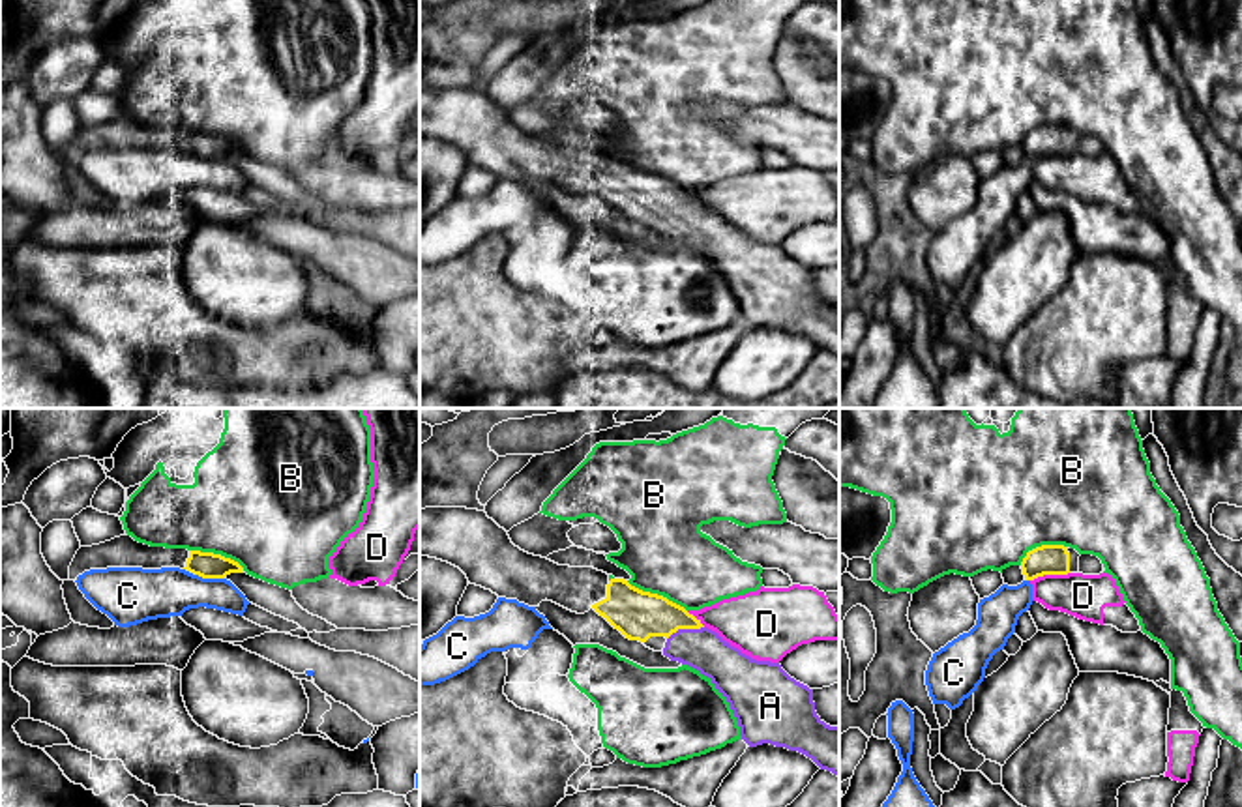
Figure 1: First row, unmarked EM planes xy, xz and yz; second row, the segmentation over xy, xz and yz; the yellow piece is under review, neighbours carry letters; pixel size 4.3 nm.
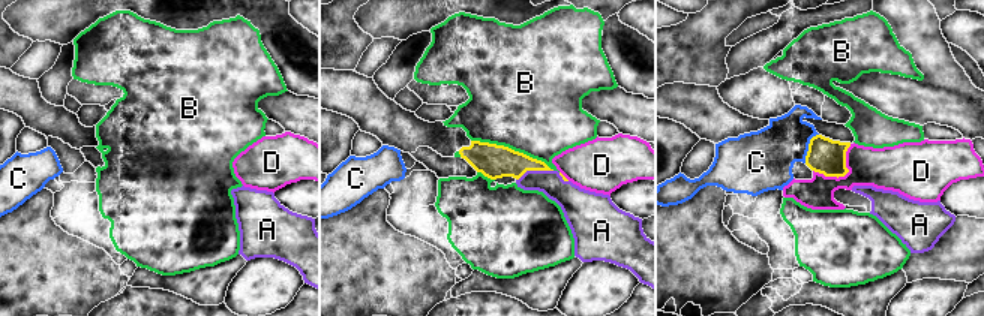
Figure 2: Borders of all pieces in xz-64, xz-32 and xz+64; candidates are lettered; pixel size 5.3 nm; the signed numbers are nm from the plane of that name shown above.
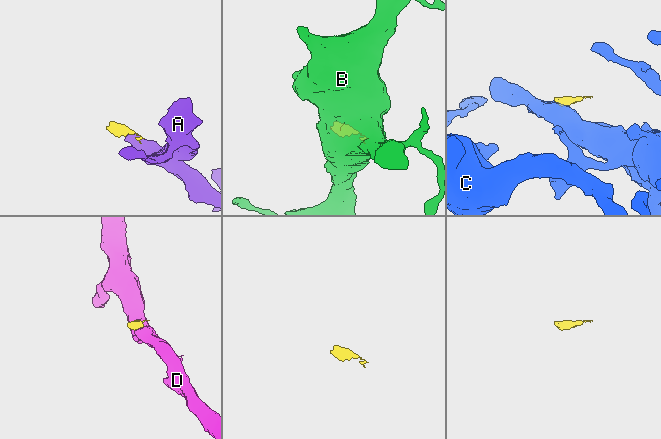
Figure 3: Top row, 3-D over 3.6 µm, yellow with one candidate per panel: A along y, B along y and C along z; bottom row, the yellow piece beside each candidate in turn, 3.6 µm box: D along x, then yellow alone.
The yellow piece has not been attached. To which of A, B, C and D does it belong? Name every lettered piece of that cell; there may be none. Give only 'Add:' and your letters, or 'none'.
Add: A

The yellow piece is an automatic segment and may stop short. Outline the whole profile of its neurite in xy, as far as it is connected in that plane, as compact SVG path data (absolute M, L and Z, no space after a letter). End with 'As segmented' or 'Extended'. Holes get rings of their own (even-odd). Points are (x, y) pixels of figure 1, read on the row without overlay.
M126 114L99 125L81 127L69 146L69 161L77 161L84 152L107 148L180 148L202 159L225 159L230 154L244 154L238 142L221 135L150 127Z. Extended

